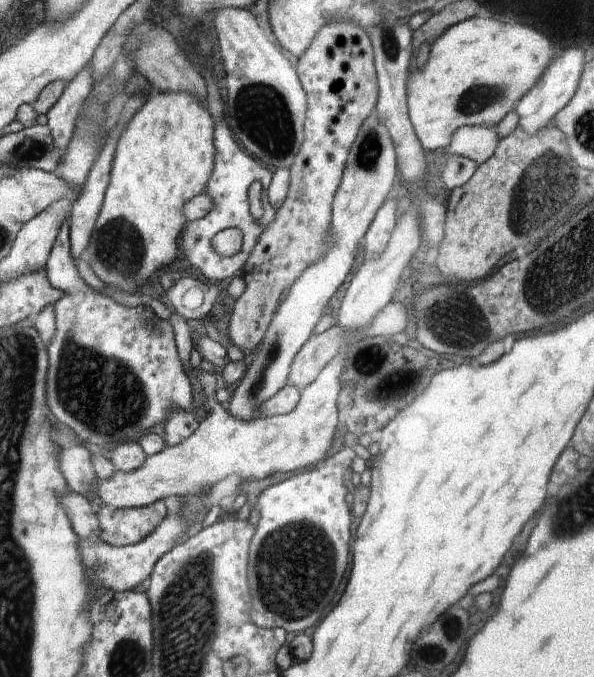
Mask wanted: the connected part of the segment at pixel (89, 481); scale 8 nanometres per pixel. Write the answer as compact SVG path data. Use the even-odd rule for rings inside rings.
M80 443L70 448L59 448L57 462L65 482L76 493L84 495L95 503L94 490L98 482L92 464L92 454Z

